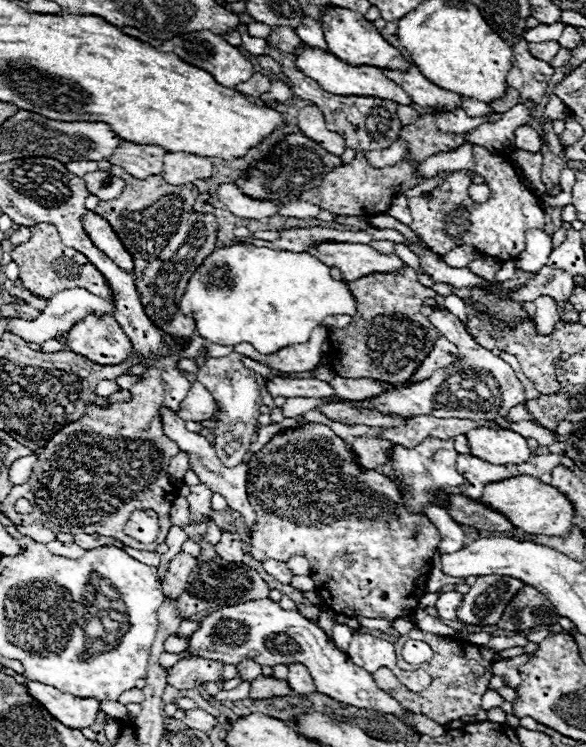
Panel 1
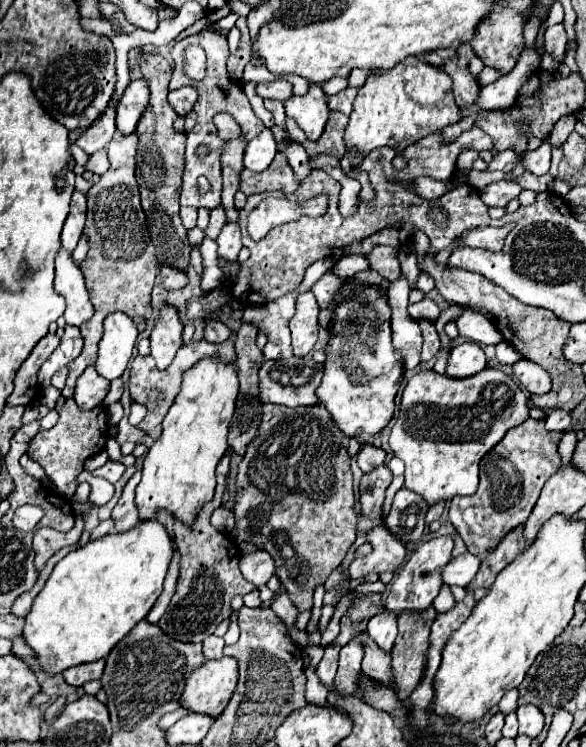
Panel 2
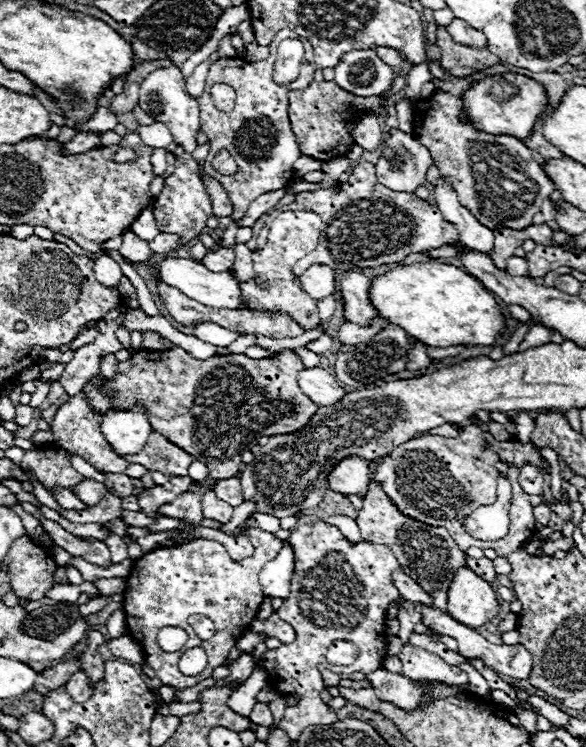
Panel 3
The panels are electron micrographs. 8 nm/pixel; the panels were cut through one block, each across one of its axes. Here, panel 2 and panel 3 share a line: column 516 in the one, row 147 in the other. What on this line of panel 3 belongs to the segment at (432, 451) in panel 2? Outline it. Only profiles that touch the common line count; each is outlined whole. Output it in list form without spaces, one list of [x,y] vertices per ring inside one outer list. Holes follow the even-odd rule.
[[[390,130],[390,138],[384,140],[384,150],[376,164],[376,180],[396,192],[414,192],[426,182],[430,164],[434,164],[430,152],[414,136]]]

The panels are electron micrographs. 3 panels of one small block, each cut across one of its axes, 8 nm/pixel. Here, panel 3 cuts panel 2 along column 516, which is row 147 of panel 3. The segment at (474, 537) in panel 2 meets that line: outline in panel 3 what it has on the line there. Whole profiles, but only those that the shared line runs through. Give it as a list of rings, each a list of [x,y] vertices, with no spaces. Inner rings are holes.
[[[436,90],[432,98],[416,104],[414,110],[414,136],[432,154],[440,174],[452,180],[462,206],[466,206],[482,226],[490,230],[512,228],[524,230],[532,224],[534,214],[542,208],[542,202],[552,194],[552,182],[544,174],[542,166],[514,136],[494,136],[462,124],[458,114],[462,110],[460,98]]]

